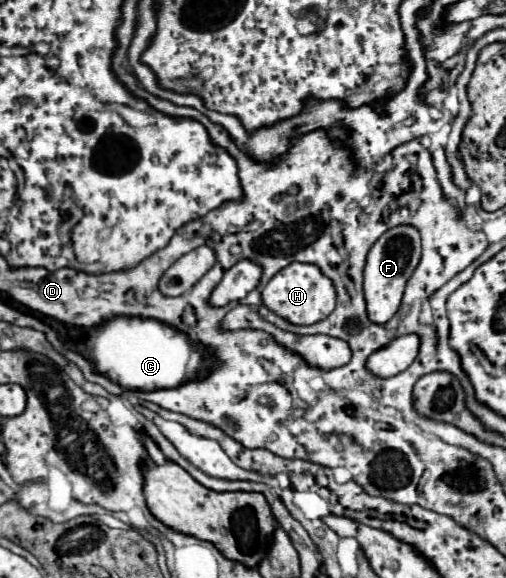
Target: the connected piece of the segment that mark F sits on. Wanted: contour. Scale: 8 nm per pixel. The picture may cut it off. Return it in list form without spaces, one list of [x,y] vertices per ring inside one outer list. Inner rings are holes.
[[[400,225],[388,229],[370,249],[366,267],[364,267],[364,297],[366,297],[366,313],[372,323],[386,325],[398,311],[406,281],[414,273],[420,261],[420,235],[410,225]]]

